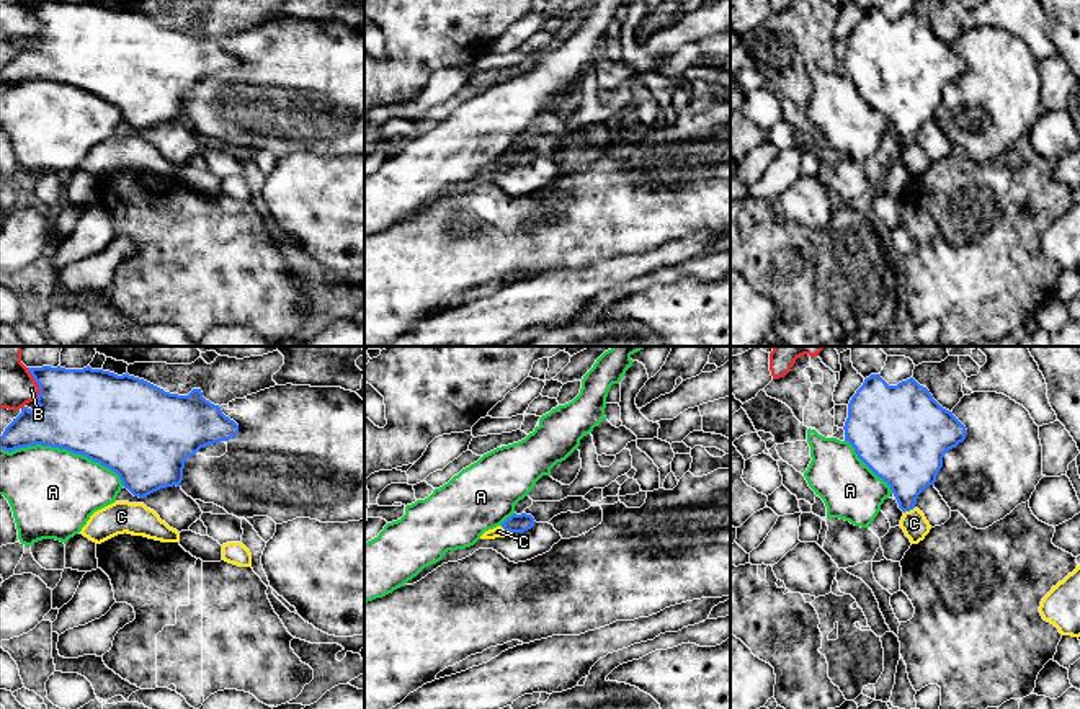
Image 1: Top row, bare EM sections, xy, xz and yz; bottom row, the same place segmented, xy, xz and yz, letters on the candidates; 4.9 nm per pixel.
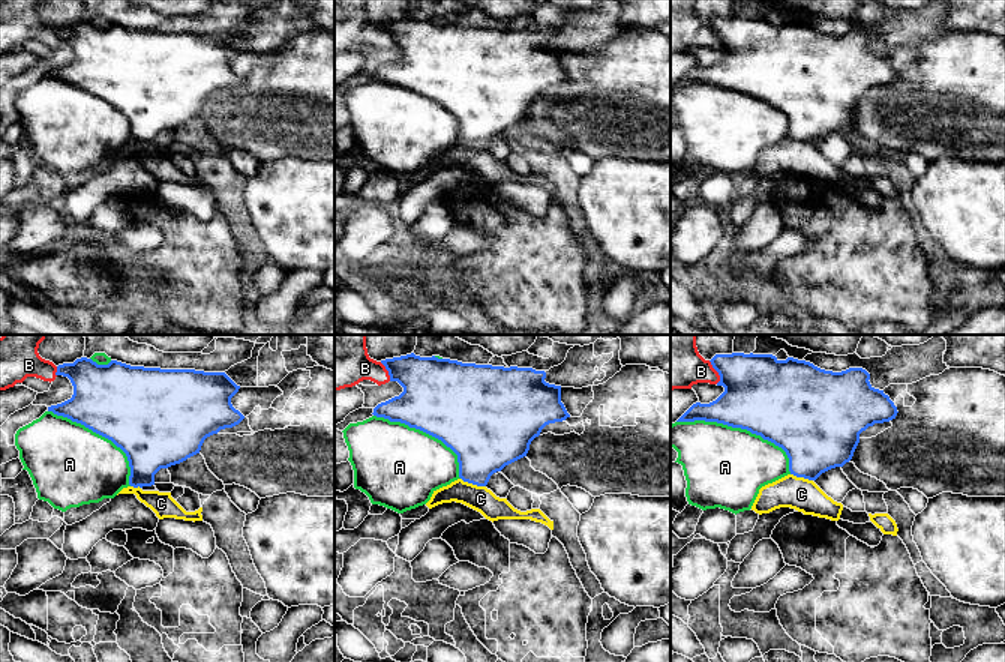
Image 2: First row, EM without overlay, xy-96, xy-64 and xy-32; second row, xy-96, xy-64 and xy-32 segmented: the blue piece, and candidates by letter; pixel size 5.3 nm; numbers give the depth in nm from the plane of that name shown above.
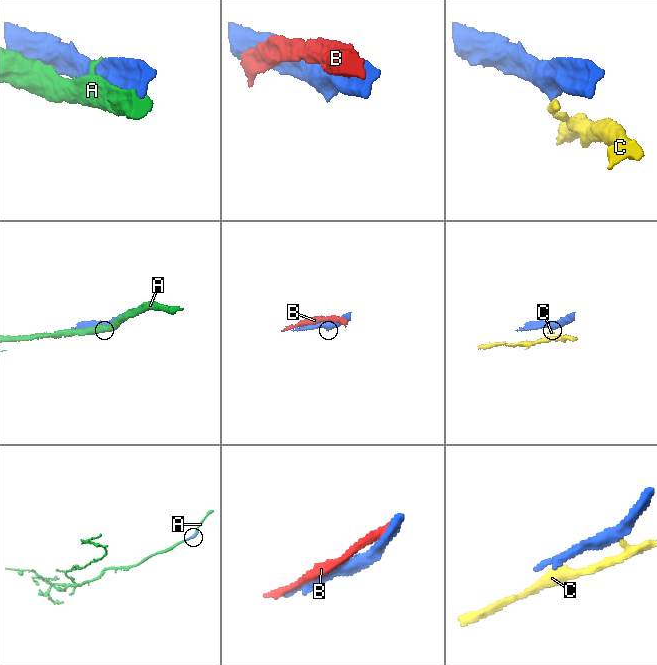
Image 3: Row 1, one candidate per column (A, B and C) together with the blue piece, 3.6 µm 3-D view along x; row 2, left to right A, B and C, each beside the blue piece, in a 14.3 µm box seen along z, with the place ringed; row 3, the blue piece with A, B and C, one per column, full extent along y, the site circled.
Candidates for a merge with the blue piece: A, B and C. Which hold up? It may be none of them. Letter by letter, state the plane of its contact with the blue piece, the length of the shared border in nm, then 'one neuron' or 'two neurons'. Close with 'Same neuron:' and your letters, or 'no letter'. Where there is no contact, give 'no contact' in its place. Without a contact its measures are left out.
A: meets blue in xy; contact 650 nm long; two neurons
B: meets blue in xy; contact 170 nm long; two neurons
C: meets blue in xz; contact 70 nm long; two neurons
Same neuron: no letter

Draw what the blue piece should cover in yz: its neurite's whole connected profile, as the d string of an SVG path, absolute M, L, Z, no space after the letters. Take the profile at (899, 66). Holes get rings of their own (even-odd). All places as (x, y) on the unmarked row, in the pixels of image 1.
M871 8L848 38L845 75L858 91L892 124L899 142L915 142L918 129L935 119L944 88L966 74L966 60L943 42L913 11L889 20L881 8Z

